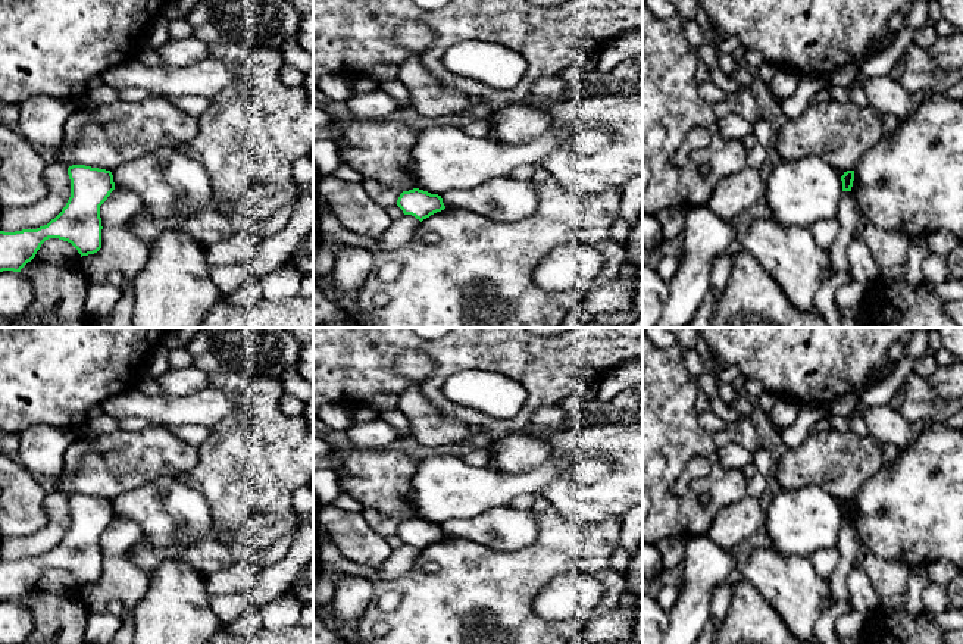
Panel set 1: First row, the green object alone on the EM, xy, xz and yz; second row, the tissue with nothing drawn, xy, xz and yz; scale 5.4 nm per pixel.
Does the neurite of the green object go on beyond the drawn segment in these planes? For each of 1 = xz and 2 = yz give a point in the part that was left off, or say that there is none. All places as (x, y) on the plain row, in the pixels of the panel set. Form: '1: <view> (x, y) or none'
1: none
2: none

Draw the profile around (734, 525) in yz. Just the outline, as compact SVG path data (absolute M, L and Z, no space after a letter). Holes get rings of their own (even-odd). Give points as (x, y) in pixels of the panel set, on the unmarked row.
M747 495L720 509L704 535L725 550L748 547L753 535L763 532L765 520L766 510Z

